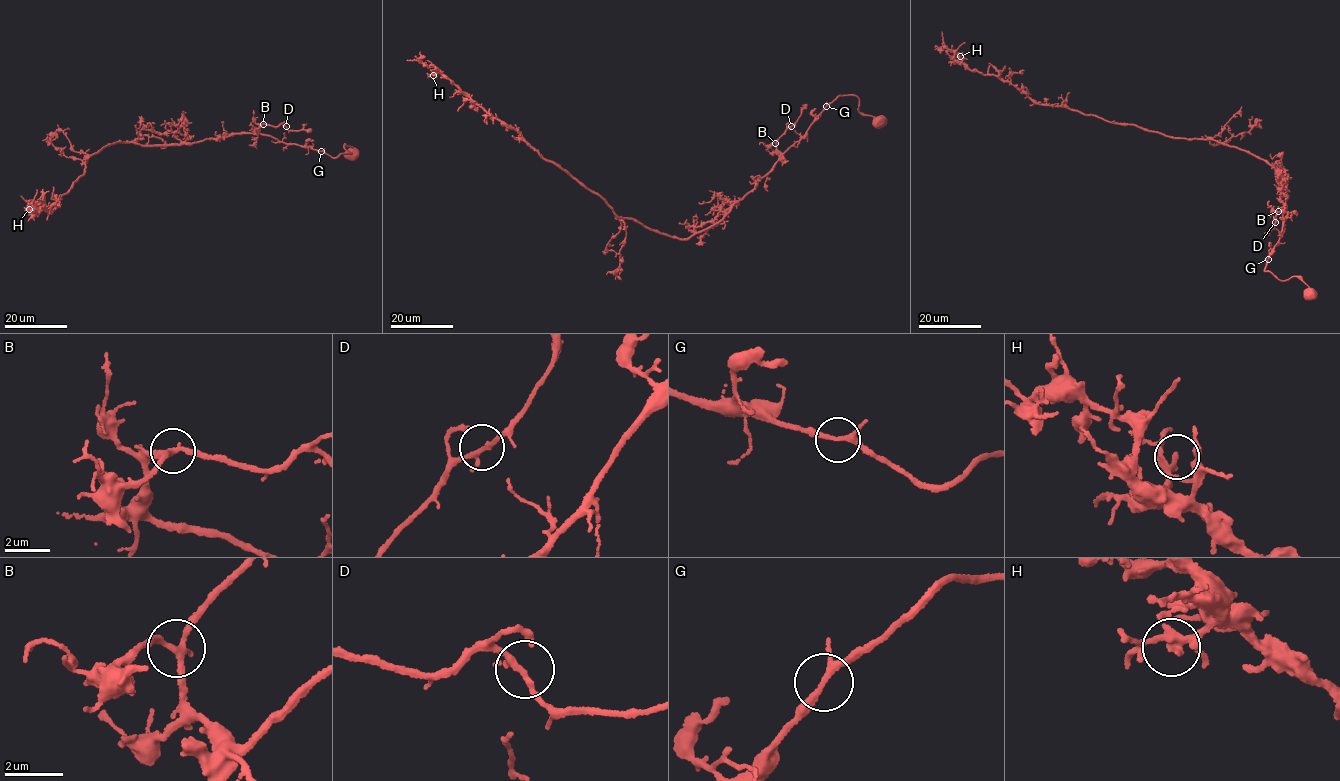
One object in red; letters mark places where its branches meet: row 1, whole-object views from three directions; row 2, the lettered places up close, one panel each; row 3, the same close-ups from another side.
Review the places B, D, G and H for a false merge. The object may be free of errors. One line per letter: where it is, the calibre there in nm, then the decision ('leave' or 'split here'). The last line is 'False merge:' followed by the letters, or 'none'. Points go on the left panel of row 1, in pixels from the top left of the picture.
B: (263, 124) | 220 nm | leave
D: (286, 126) | 190 nm | leave
G: (321, 151) | 200 nm | leave
H: (29, 209) | 200 nm | leave
False merge: none

